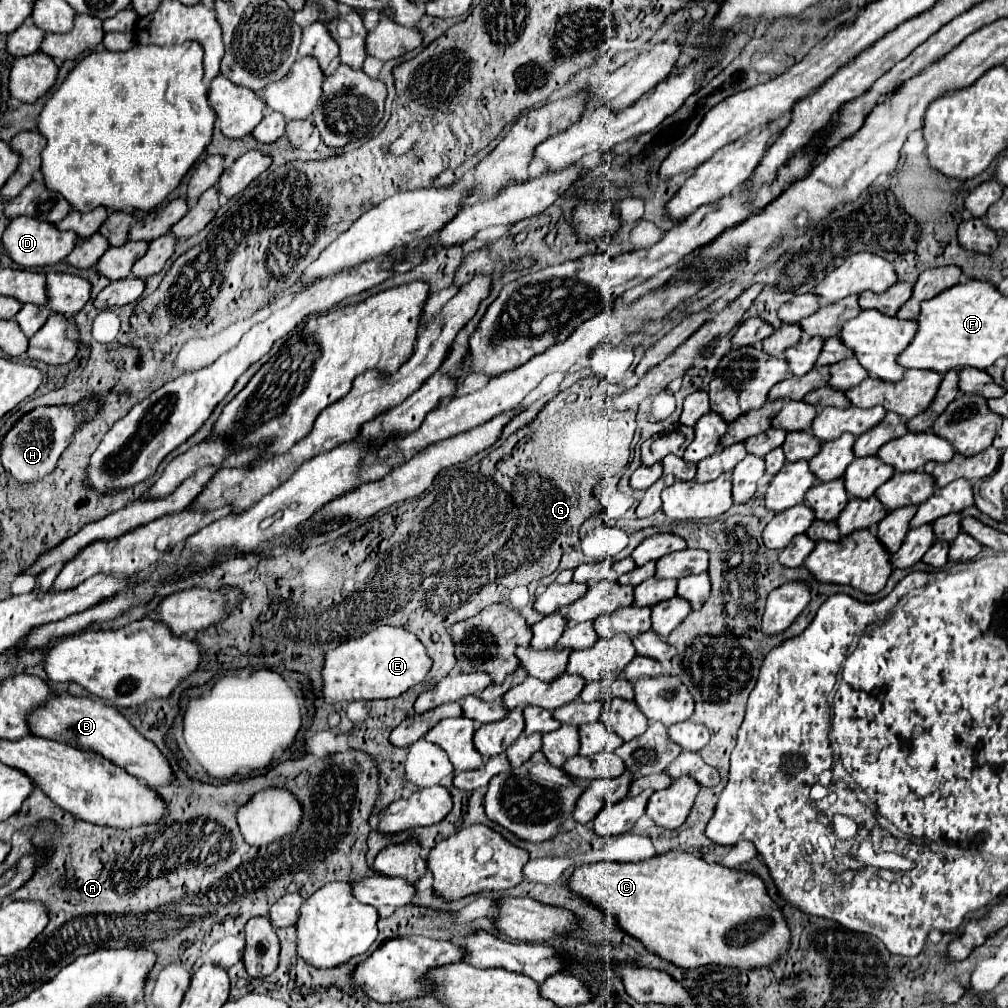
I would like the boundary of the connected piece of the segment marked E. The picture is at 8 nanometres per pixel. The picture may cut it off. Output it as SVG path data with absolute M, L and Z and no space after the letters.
M378 626L376 630L340 644L324 654L322 666L322 698L328 704L354 700L386 700L398 698L408 688L422 684L430 672L430 658L418 638L392 626Z

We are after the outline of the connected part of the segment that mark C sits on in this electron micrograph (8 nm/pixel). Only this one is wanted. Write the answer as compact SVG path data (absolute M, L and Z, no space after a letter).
M664 852L648 860L626 864L582 864L572 872L566 888L592 906L600 908L608 916L608 920L612 920L628 936L642 942L648 952L682 968L722 964L742 966L742 970L750 970L754 966L770 966L770 962L774 962L774 958L778 958L778 954L786 950L786 942L790 942L786 920L782 918L778 906L770 900L766 886L758 876L720 864L708 864L706 860L688 852Z

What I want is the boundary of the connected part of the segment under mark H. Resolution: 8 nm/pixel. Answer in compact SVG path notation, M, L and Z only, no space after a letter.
M96 400L78 402L78 406L40 406L18 420L18 424L6 434L2 442L2 464L6 470L18 478L20 482L38 480L50 474L68 446L74 430L82 426L82 422L90 420L98 412Z

